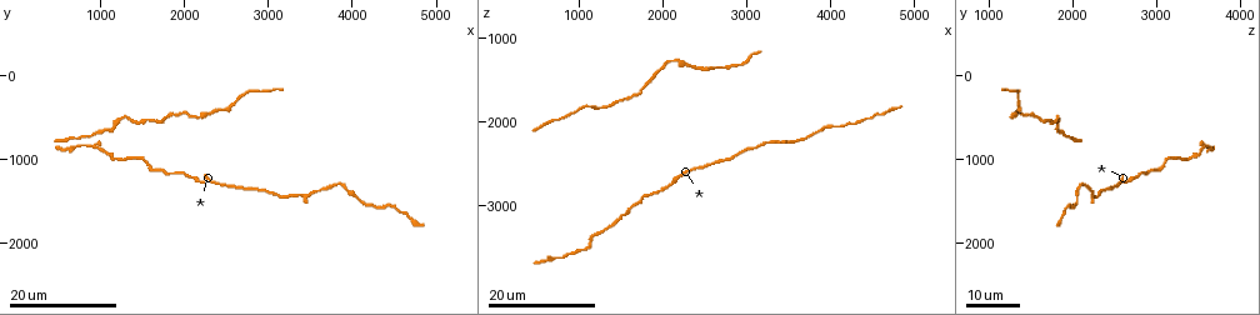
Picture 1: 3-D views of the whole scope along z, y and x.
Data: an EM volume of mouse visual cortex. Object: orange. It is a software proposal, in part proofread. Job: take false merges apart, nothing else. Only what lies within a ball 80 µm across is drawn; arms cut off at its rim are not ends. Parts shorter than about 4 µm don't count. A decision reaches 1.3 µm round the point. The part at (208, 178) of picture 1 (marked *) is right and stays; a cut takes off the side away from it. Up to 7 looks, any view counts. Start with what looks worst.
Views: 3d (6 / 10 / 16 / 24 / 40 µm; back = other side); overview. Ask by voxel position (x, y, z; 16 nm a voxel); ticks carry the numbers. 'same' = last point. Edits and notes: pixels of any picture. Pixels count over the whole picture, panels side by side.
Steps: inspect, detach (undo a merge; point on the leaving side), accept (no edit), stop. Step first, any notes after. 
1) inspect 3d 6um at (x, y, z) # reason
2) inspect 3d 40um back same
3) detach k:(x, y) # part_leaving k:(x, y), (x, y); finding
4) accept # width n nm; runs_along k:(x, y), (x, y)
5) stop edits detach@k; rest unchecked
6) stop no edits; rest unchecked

inspect 3d 24um at (2450, 400, 1350) # calibre changes

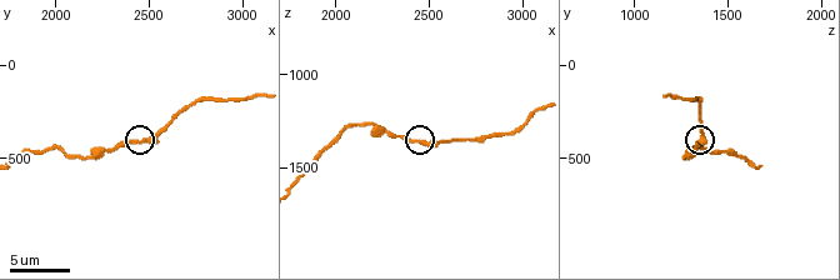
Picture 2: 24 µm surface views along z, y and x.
inspect 3d 6um at (2420, 400, 1360)

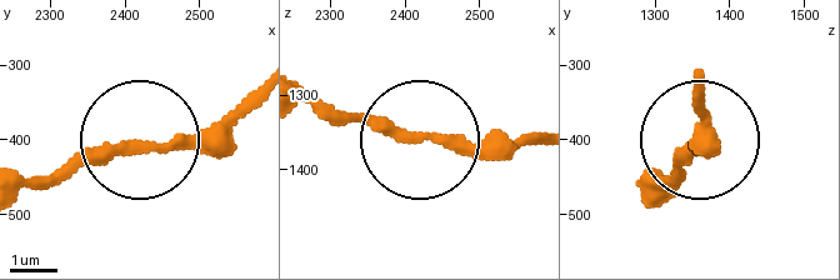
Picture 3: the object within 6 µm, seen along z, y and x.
accept # one neuron here

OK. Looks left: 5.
inspect 3d 24um at (1750, 550, 1650)

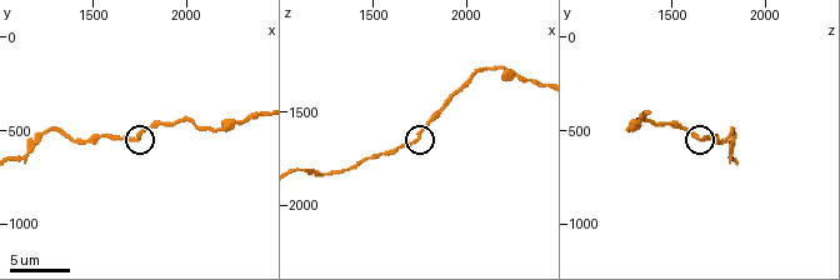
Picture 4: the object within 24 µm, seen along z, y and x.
inspect 3d 10um at (1720, 560, 1640)

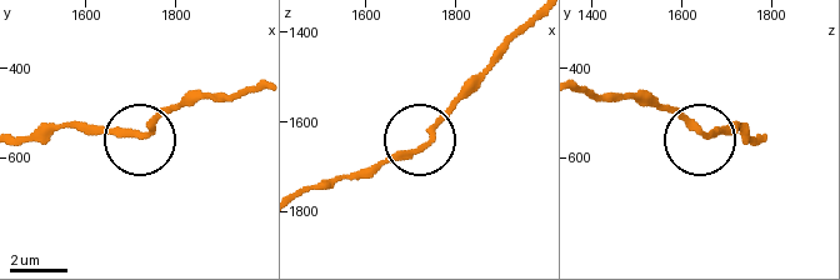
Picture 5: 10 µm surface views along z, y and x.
inspect 3d 10um back at (1730, 550, 1650)

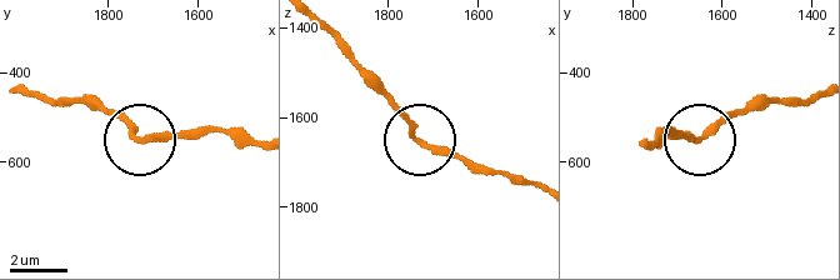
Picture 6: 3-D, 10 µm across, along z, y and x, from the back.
accept # all the same neuron

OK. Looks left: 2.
inspect 3d 24um at (3400, 1400, 2250) # two arms in line, one across

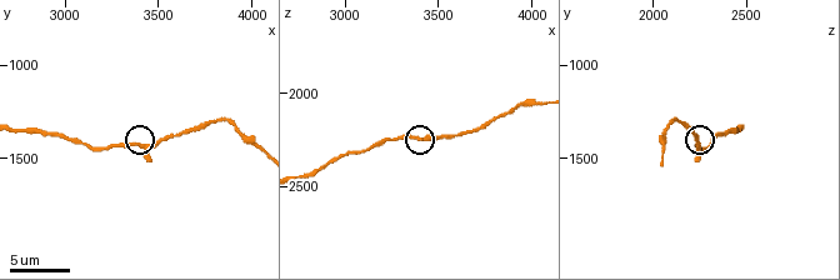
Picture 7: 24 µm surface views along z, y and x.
inspect 3d 6um at (3400, 1440, 2260) # closer look

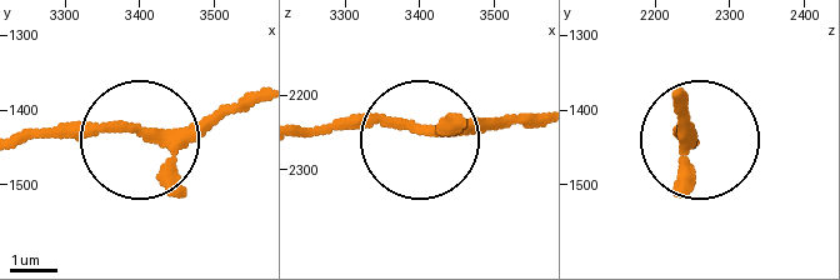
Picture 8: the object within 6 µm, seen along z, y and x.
accept # runs_along 8:(28, 138), (111, 126), (195, 138), (250, 103); one neuron here

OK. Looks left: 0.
stop no edits; rest unchecked

